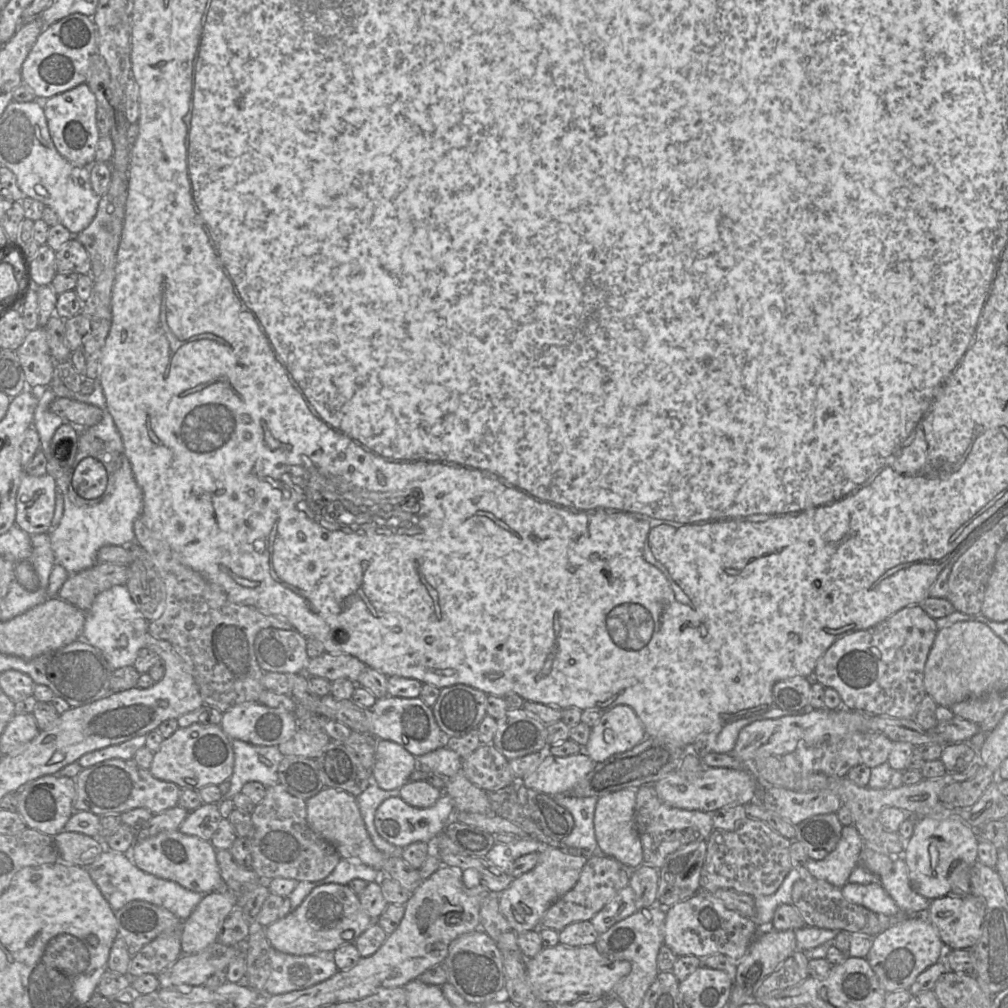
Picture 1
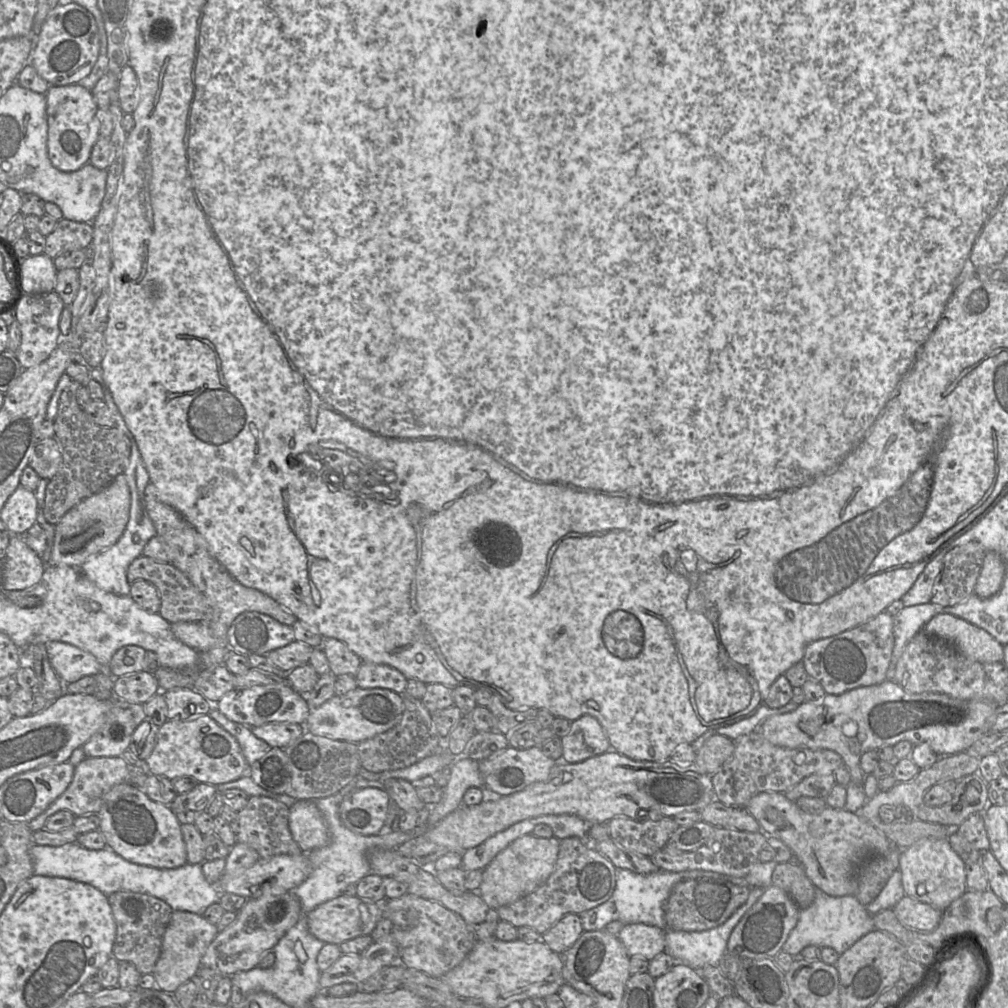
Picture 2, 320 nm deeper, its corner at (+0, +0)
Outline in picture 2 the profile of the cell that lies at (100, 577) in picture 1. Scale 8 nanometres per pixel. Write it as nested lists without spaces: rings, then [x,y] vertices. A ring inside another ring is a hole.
[[[146,556],[136,558],[127,569],[130,583],[142,579],[153,584],[161,600],[159,614],[169,623],[200,622],[208,623],[212,619],[212,608],[207,598],[201,593],[188,577],[171,563],[155,561]]]

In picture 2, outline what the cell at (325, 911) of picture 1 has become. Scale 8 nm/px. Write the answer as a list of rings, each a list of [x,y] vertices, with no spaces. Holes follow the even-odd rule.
[[[342,894],[309,912],[307,923],[308,930],[314,937],[325,943],[340,945],[345,941],[370,935],[383,916],[382,903]]]

